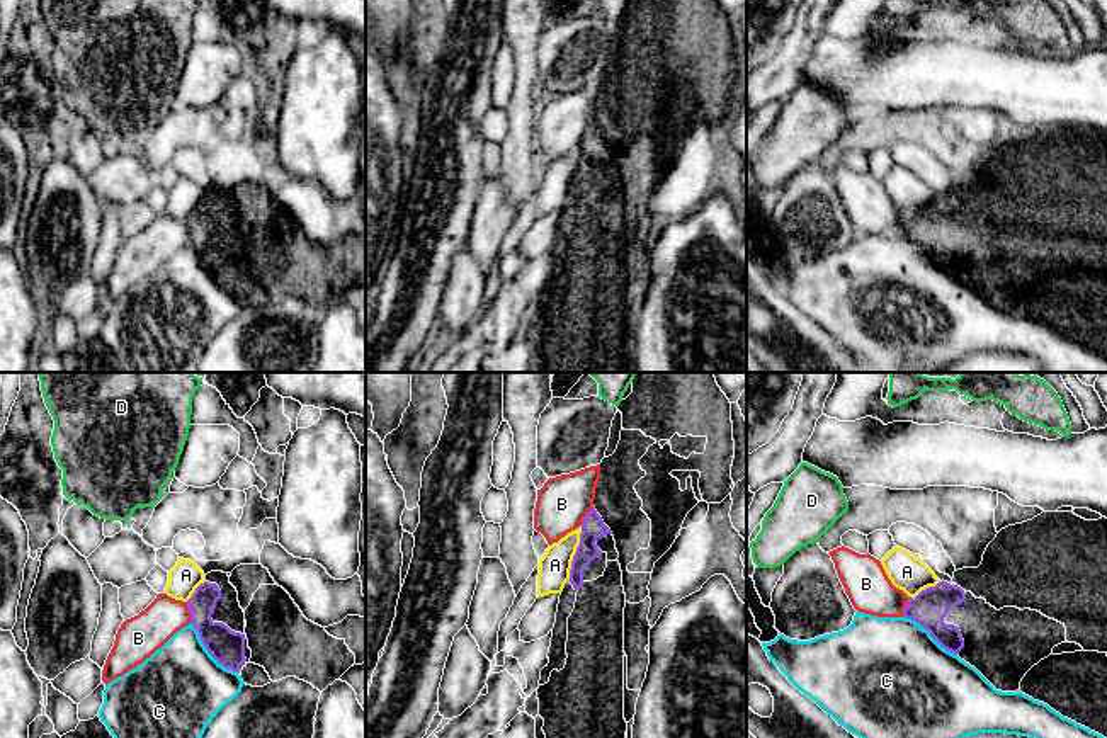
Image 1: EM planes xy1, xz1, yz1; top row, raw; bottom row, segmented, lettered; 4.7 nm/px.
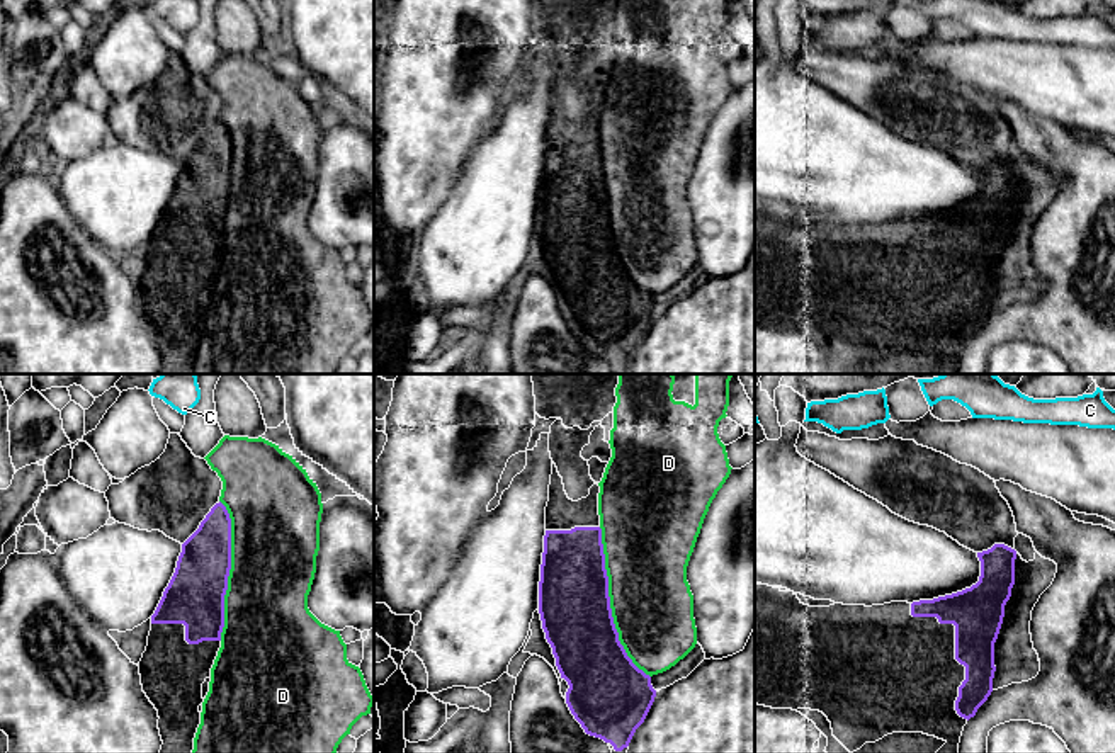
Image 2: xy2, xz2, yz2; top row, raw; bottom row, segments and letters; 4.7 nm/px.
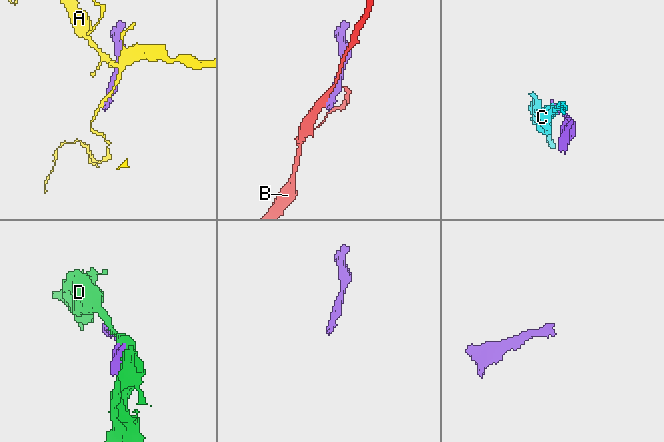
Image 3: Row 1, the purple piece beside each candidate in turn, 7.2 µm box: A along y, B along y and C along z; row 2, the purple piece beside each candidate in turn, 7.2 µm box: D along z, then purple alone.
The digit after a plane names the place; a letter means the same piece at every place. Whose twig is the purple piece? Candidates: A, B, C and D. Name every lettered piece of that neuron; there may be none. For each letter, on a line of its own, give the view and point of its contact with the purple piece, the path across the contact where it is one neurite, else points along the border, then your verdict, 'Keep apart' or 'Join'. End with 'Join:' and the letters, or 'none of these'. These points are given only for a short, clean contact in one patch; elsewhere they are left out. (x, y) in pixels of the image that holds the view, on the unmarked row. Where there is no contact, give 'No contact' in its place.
A: Touches purple at xz1 (575, 172). Boundary: xz1 (582, 145), (567, 199). Keep apart
B: Touches purple at xy1 (191, 232). Boundary: xy1 (186, 221), (191, 240). Keep apart
C: Touches purple at xy1 (208, 269). Keep apart
D: Touches purple at xz2 (609, 223). Keep apart
Join: none of these

